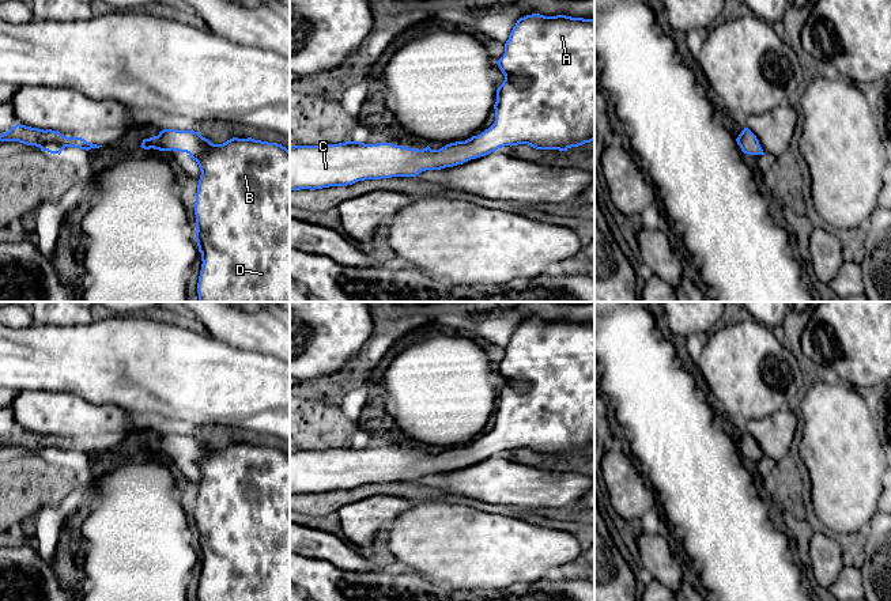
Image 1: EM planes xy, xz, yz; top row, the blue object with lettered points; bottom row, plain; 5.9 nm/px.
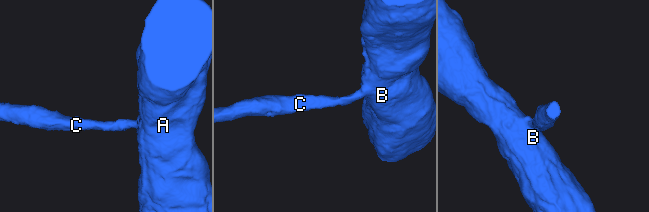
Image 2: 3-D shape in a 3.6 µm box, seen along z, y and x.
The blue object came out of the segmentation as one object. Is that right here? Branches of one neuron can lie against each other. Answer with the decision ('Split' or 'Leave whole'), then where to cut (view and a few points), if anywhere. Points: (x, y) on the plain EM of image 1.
Leave whole. No split

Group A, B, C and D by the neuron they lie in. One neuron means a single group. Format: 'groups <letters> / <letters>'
groups A B C D

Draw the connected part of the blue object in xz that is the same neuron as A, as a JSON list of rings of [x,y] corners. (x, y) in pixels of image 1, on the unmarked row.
[[[540,318],[520,322],[505,348],[505,358],[497,366],[505,379],[497,394],[495,426],[477,441],[465,446],[446,449],[439,454],[428,450],[423,454],[392,447],[365,449],[346,446],[328,450],[294,450],[290,453],[290,495],[347,491],[365,484],[392,481],[416,481],[426,475],[441,475],[486,461],[505,450],[528,449],[536,454],[567,456],[594,445],[594,325],[566,320],[544,321]]]

